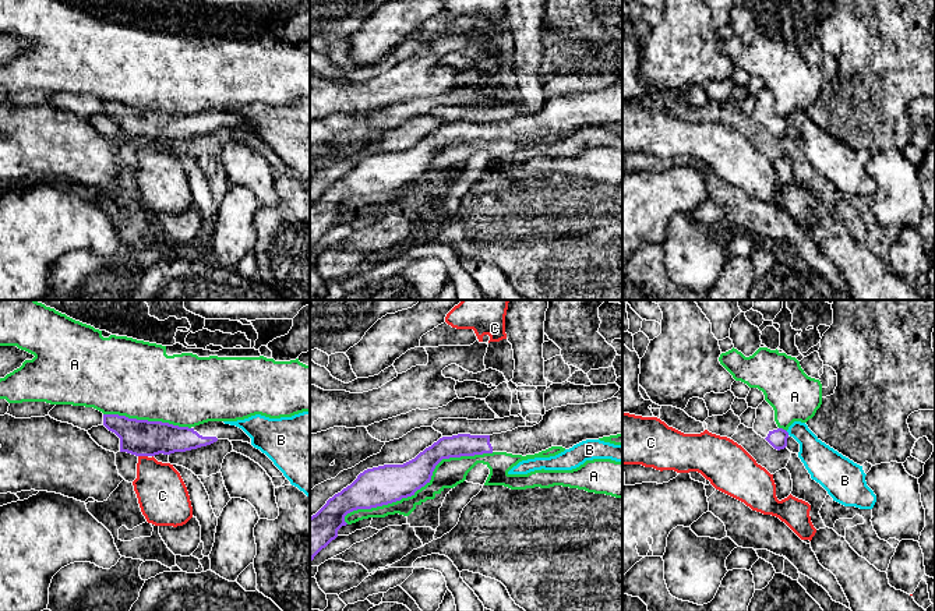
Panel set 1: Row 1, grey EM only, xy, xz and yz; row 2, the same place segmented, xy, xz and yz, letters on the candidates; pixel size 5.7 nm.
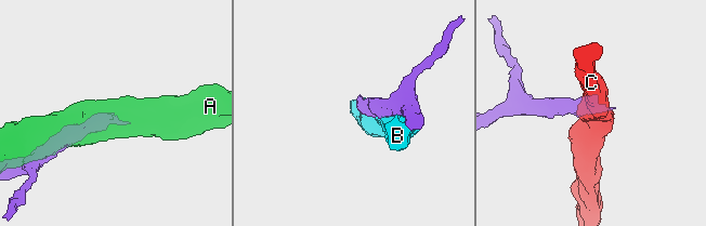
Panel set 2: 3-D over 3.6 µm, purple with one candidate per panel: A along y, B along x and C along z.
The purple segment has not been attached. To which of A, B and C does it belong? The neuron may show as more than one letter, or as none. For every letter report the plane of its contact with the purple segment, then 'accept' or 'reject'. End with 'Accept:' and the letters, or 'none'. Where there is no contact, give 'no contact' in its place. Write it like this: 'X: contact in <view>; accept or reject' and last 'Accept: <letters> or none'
A: contact in xz; reject
B: contact in yz; reject
C: contact in xy; reject
Accept: none

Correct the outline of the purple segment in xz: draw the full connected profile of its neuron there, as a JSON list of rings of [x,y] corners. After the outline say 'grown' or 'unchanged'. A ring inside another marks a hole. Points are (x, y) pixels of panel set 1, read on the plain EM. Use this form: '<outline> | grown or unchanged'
[[[611,85],[597,91],[567,92],[554,95],[543,103],[543,107],[533,114],[518,114],[512,119],[493,123],[458,121],[442,124],[431,134],[420,139],[414,146],[403,152],[384,152],[367,156],[357,166],[335,181],[327,191],[310,205],[310,254],[314,244],[338,225],[338,218],[346,213],[345,204],[357,197],[371,197],[388,193],[402,186],[414,183],[417,177],[430,170],[435,153],[442,146],[474,144],[493,139],[507,139],[512,142],[534,142],[551,134],[565,137],[586,128],[622,120],[622,86]]] | grown

